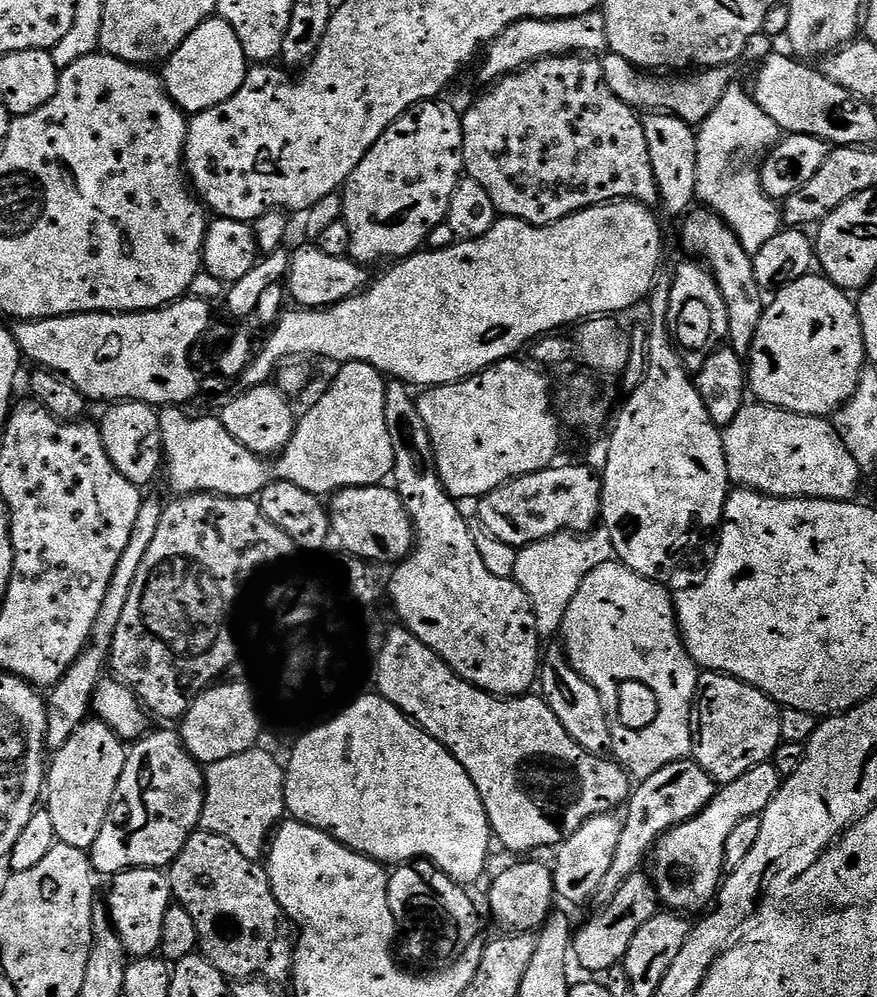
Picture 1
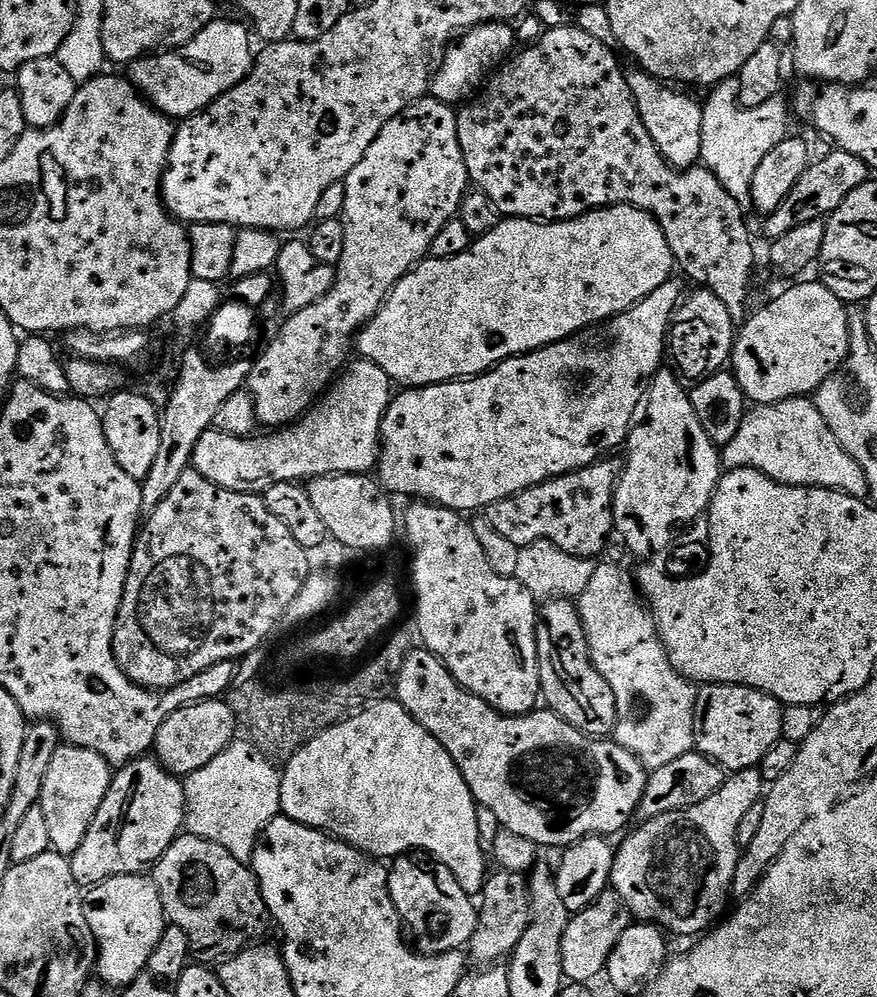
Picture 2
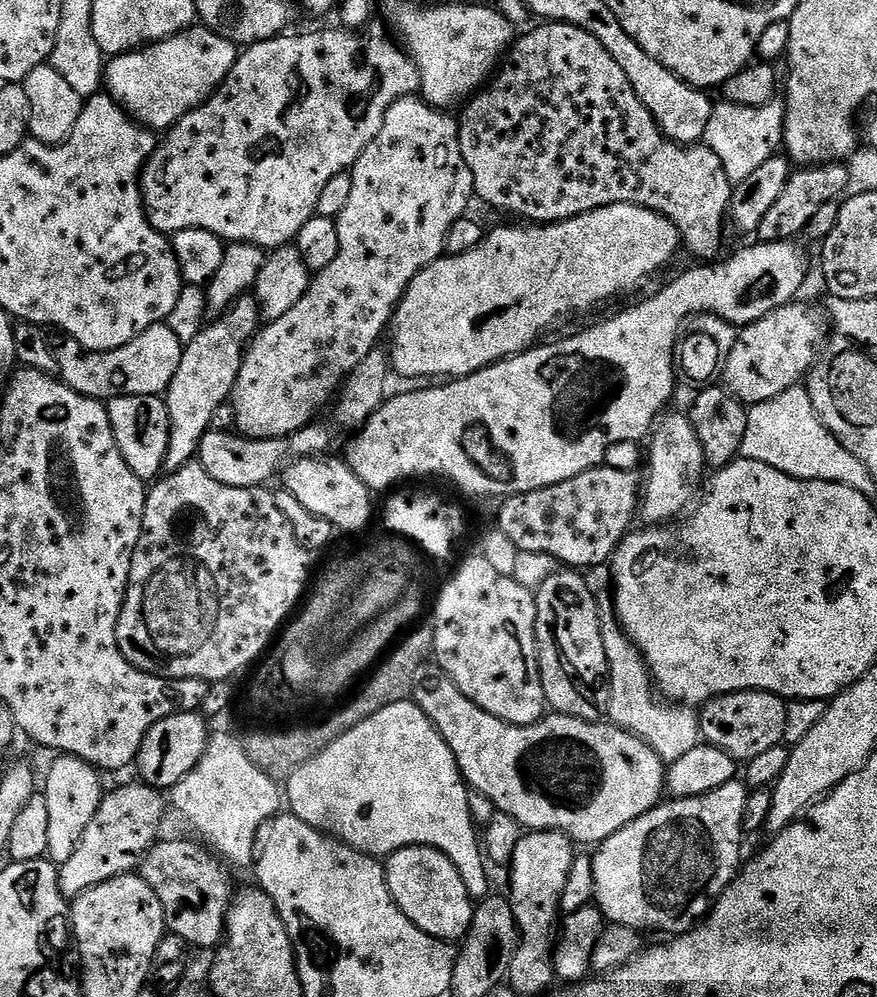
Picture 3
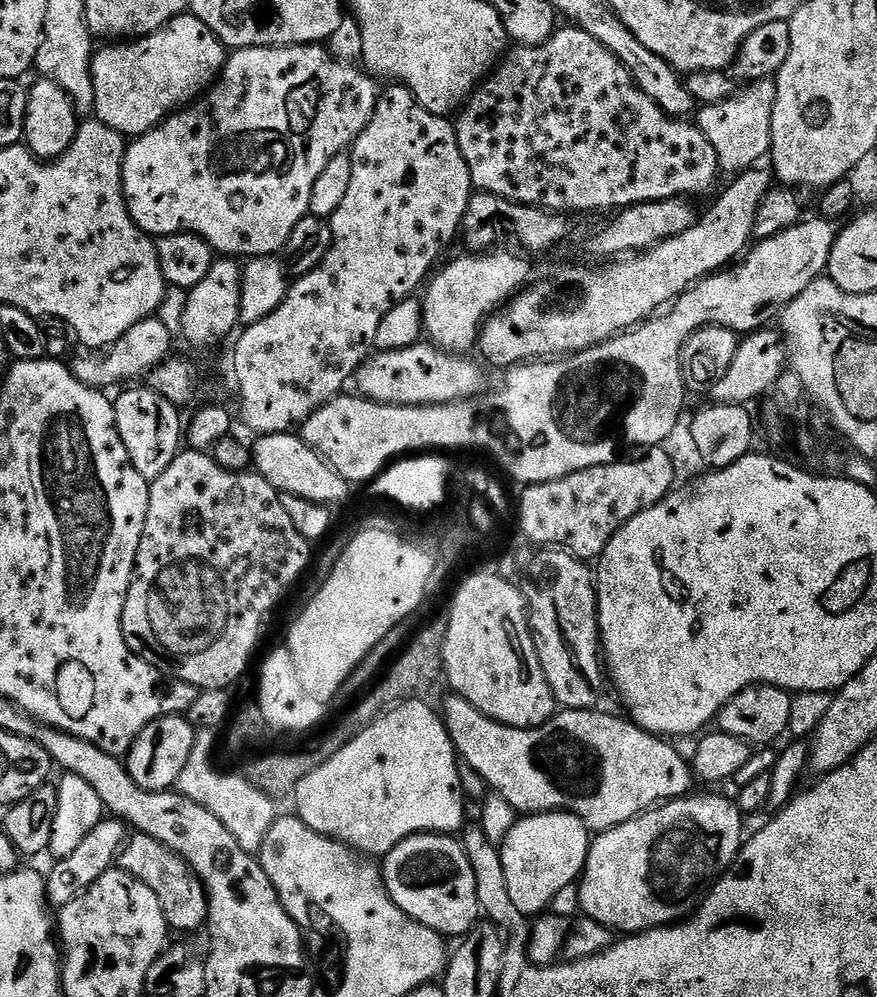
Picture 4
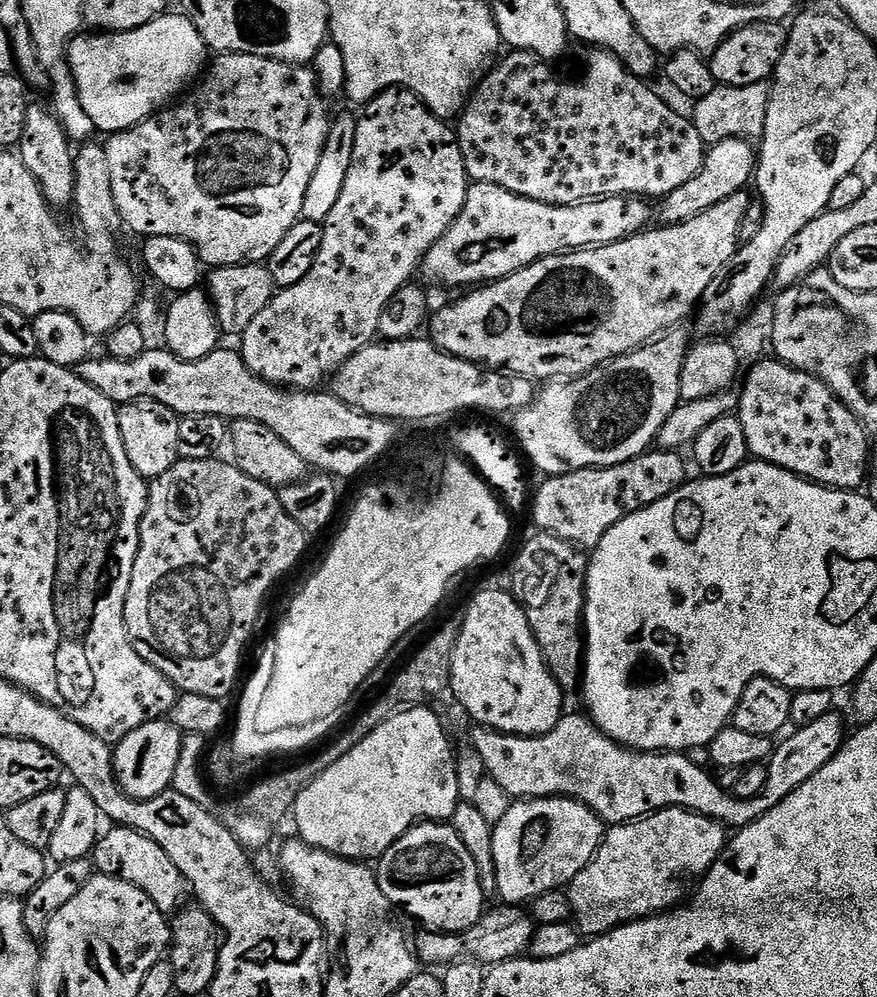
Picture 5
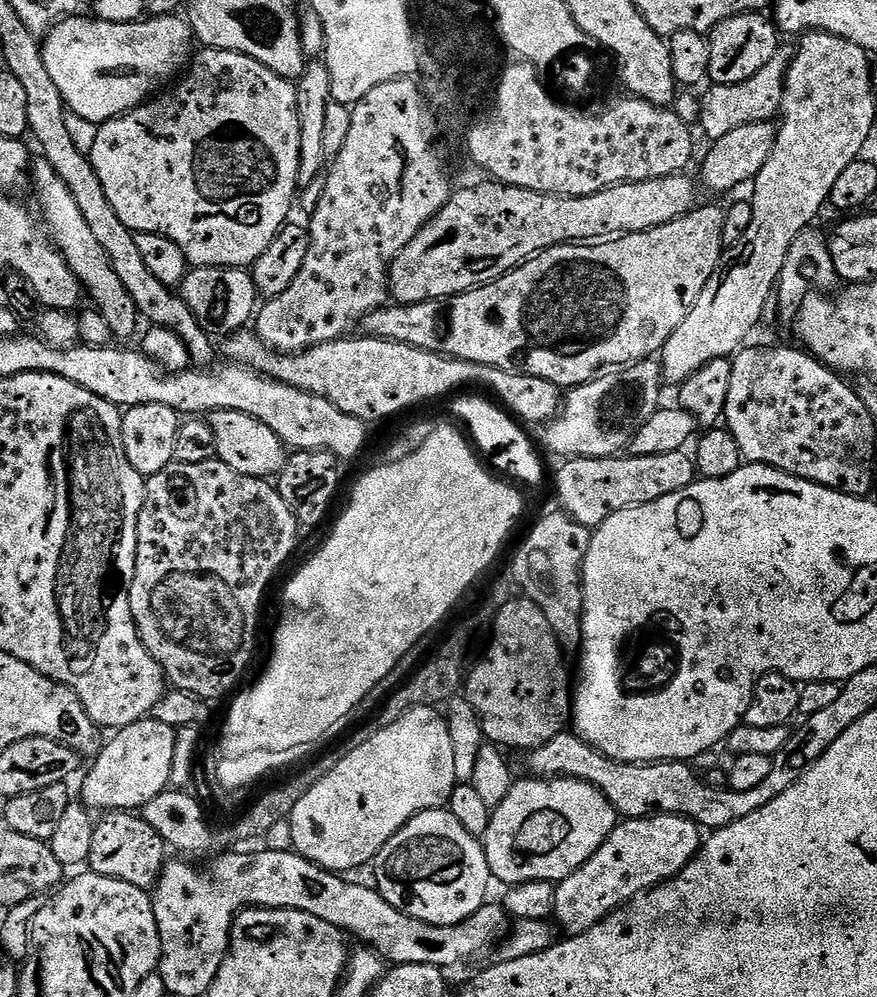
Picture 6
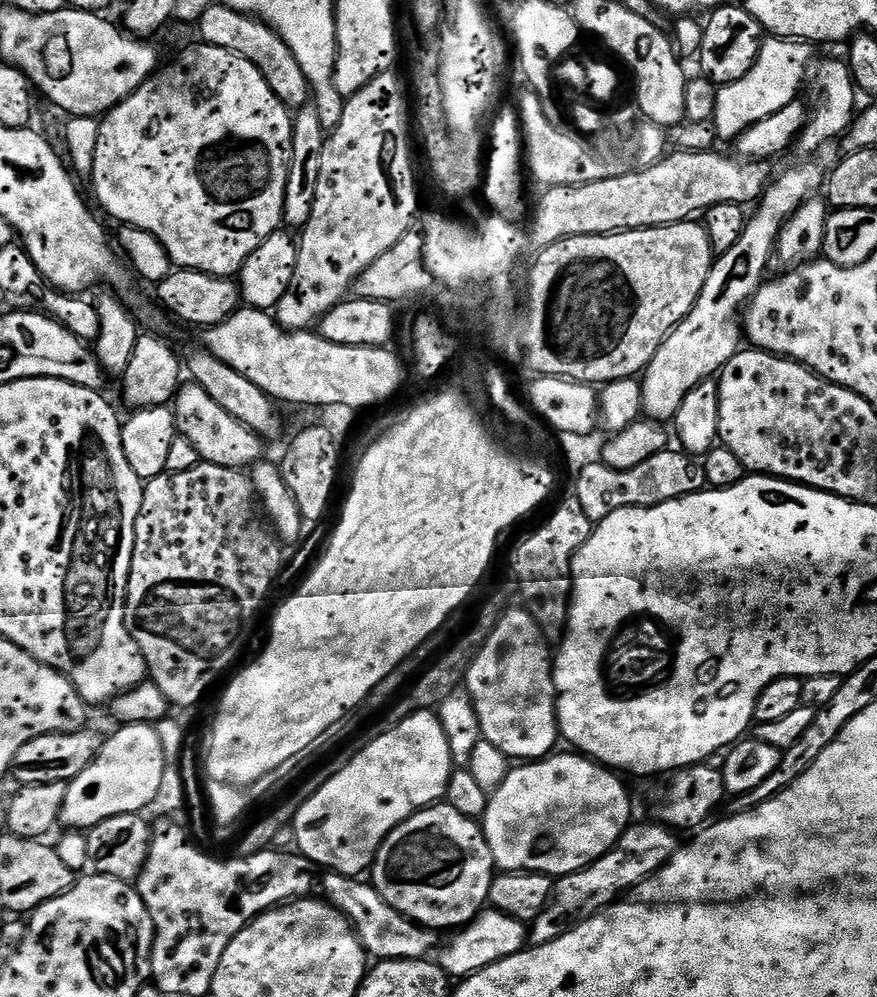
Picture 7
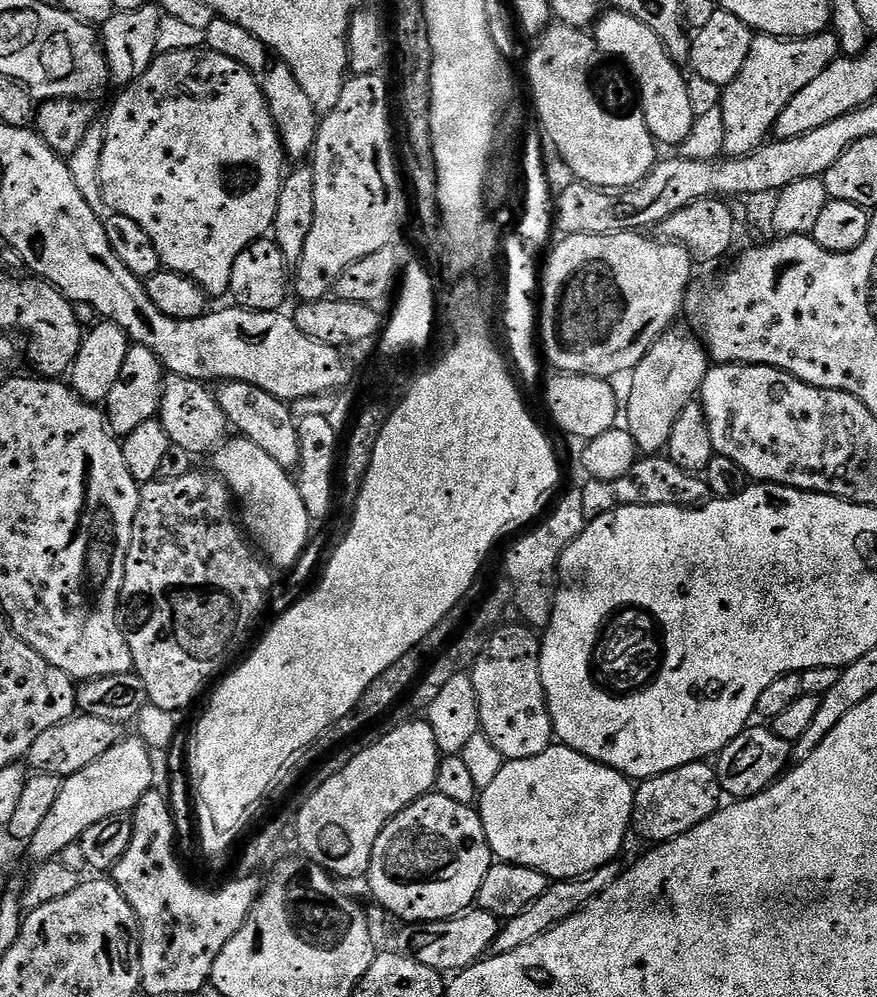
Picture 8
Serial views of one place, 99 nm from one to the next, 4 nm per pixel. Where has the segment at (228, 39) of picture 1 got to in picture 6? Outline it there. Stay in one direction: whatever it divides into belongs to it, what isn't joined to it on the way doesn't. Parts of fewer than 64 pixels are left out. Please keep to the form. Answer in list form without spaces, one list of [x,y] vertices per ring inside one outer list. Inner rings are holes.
[[[80,15],[60,21],[43,37],[44,61],[68,111],[98,126],[159,93],[162,86],[185,71],[193,55],[192,28],[183,15],[153,16],[132,24],[102,22],[91,15]]]

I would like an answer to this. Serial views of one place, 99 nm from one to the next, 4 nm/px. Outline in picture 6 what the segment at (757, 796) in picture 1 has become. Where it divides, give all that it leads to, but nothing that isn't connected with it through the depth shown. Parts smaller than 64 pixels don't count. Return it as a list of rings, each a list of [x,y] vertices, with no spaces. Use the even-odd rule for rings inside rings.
[[[642,816],[617,823],[615,830],[602,842],[602,846],[574,874],[556,884],[556,910],[554,920],[565,928],[569,937],[580,936],[600,924],[617,908],[623,908],[644,892],[651,892],[659,884],[673,880],[691,862],[702,843],[702,829],[687,816]]]

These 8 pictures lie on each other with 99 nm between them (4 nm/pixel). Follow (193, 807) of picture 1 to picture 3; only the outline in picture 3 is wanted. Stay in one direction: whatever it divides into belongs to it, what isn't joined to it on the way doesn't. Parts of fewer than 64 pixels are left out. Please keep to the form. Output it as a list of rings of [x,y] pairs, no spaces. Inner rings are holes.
[[[135,782],[136,784],[124,784],[121,788],[116,788],[112,793],[105,795],[100,801],[98,810],[94,814],[94,818],[90,818],[90,826],[86,826],[86,834],[82,834],[82,842],[78,842],[78,850],[74,850],[74,854],[65,864],[59,865],[58,871],[60,873],[60,893],[66,898],[75,898],[80,896],[86,890],[90,890],[94,886],[98,886],[102,882],[106,882],[110,878],[115,876],[127,876],[133,870],[139,869],[143,859],[148,855],[149,850],[152,849],[152,845],[157,843],[161,839],[162,833],[160,833],[160,827],[164,824],[164,804],[166,808],[166,800],[162,797],[161,789],[152,788],[150,785],[143,782]]]

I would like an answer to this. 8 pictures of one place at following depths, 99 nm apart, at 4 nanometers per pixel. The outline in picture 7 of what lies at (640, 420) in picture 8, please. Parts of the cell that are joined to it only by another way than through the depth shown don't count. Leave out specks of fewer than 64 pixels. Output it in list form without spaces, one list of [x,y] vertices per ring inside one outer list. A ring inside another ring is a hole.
[[[796,164],[793,168],[788,168],[784,173],[777,175],[769,183],[764,195],[760,197],[755,205],[754,211],[748,216],[748,225],[742,230],[742,238],[730,250],[719,253],[718,259],[713,263],[712,272],[706,278],[706,286],[702,286],[702,294],[698,302],[686,314],[686,318],[676,327],[673,332],[662,342],[662,346],[654,354],[654,358],[642,373],[642,402],[644,403],[642,412],[649,420],[657,422],[675,421],[678,414],[678,406],[682,406],[686,394],[698,386],[698,382],[713,379],[724,367],[730,358],[734,358],[742,348],[742,316],[744,309],[748,306],[748,301],[765,283],[766,275],[764,271],[768,268],[768,259],[773,259],[776,240],[780,237],[780,231],[784,229],[784,222],[789,220],[807,200],[813,199],[812,192],[825,183],[826,176],[816,164]]]

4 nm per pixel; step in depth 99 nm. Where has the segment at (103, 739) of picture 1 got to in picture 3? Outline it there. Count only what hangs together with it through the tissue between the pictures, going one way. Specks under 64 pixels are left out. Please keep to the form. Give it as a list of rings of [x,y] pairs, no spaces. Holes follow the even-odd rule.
[[[60,754],[55,759],[48,768],[48,777],[45,780],[43,777],[42,794],[50,817],[47,859],[59,866],[72,857],[74,850],[78,850],[78,842],[82,842],[82,834],[86,834],[86,826],[90,826],[90,818],[94,818],[98,810],[102,799],[102,776],[93,765],[79,760],[77,756]]]

